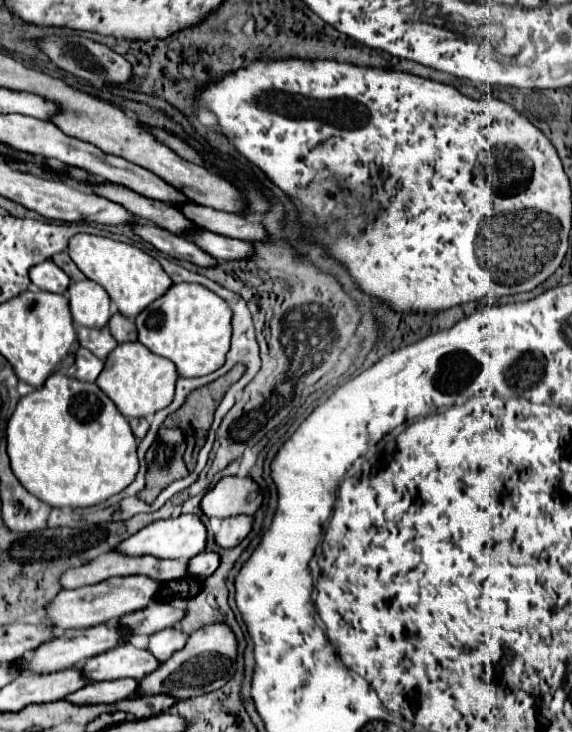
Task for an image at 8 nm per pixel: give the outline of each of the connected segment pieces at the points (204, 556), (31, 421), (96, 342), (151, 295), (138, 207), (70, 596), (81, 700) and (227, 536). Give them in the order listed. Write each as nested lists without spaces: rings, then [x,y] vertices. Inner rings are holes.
[[[201,552],[189,560],[189,574],[199,576],[199,578],[207,578],[217,570],[217,566],[219,566],[217,552]]]
[[[59,372],[51,374],[41,388],[19,400],[7,422],[7,454],[11,458],[13,474],[21,480],[21,484],[55,508],[95,506],[125,490],[139,470],[135,436],[127,418],[119,414],[113,400],[95,382],[81,382]]]
[[[79,328],[77,338],[83,348],[91,350],[101,360],[105,360],[117,346],[117,340],[111,336],[109,328]]]
[[[75,234],[69,240],[69,256],[89,280],[101,284],[107,290],[113,304],[117,304],[117,310],[127,318],[137,318],[137,314],[141,314],[151,302],[161,298],[173,284],[153,256],[145,254],[137,246],[111,238]]]
[[[103,182],[101,186],[91,186],[91,188],[95,194],[101,194],[101,196],[125,206],[131,214],[137,214],[137,218],[153,222],[173,234],[183,236],[185,230],[189,230],[189,226],[193,226],[193,222],[189,222],[189,218],[185,218],[181,214],[181,210],[177,210],[175,206],[169,206],[159,200],[143,198],[141,194],[135,194],[133,190],[127,190],[125,186]]]
[[[125,576],[125,578],[107,578],[105,582],[83,586],[77,590],[63,590],[49,606],[49,622],[57,628],[57,632],[69,630],[69,628],[89,628],[103,622],[115,622],[123,618],[125,614],[131,614],[135,610],[145,608],[161,590],[163,582],[153,580],[149,576]]]
[[[135,678],[111,680],[111,682],[91,682],[89,686],[73,692],[67,696],[71,704],[113,704],[125,698],[137,696],[137,682]]]
[[[237,514],[237,516],[225,518],[223,528],[215,536],[215,542],[221,548],[235,548],[251,532],[251,528],[253,528],[253,516]]]

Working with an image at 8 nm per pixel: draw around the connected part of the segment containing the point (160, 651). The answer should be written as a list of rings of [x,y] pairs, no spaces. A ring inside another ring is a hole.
[[[167,628],[167,630],[159,630],[155,634],[149,636],[149,646],[147,650],[153,652],[153,656],[159,662],[169,660],[177,650],[181,650],[185,646],[185,640],[189,638],[189,634],[185,634],[183,630],[177,628]]]

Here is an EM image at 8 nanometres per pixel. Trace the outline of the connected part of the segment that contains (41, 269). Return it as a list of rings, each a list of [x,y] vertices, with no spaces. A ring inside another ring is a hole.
[[[51,260],[41,262],[31,268],[31,282],[39,286],[41,290],[59,292],[59,294],[65,294],[71,284],[69,276],[59,266],[55,266]]]

